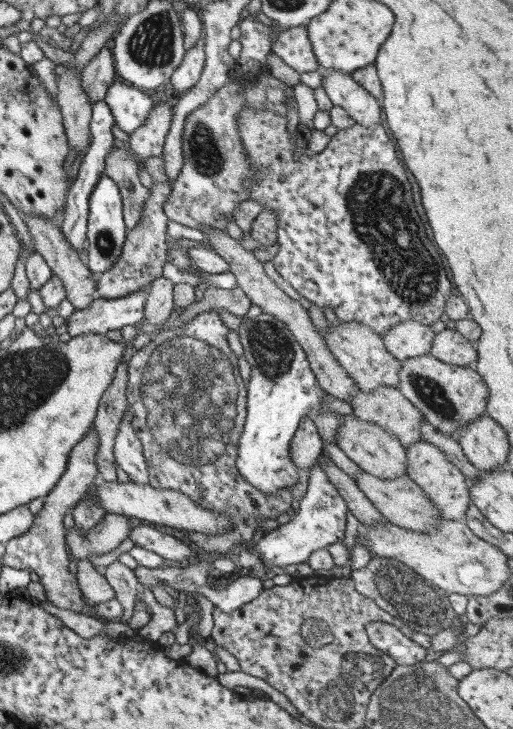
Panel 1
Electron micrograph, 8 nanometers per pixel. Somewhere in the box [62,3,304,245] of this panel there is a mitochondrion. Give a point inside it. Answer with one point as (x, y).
(151, 45)

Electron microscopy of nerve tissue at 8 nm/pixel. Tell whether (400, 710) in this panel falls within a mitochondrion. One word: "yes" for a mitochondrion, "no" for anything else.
yes

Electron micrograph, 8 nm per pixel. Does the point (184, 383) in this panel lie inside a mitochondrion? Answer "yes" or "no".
yes

